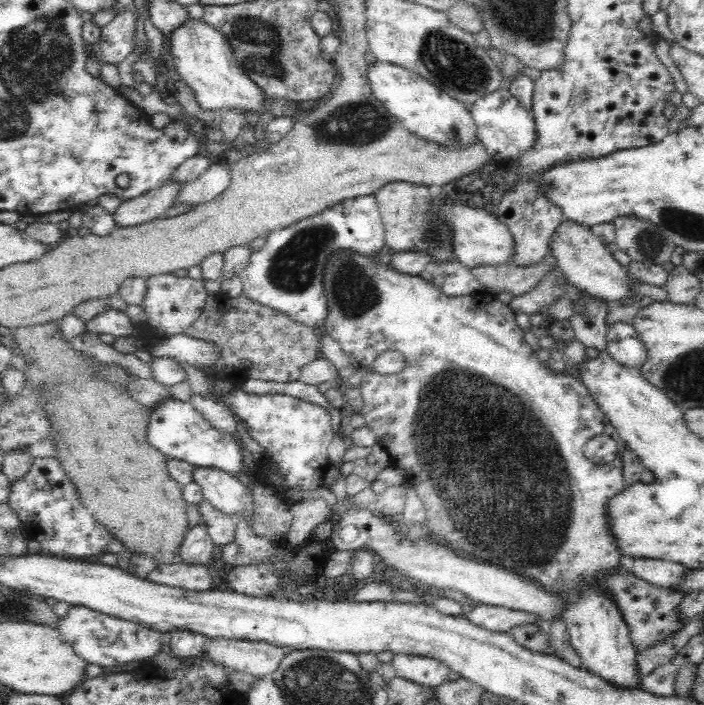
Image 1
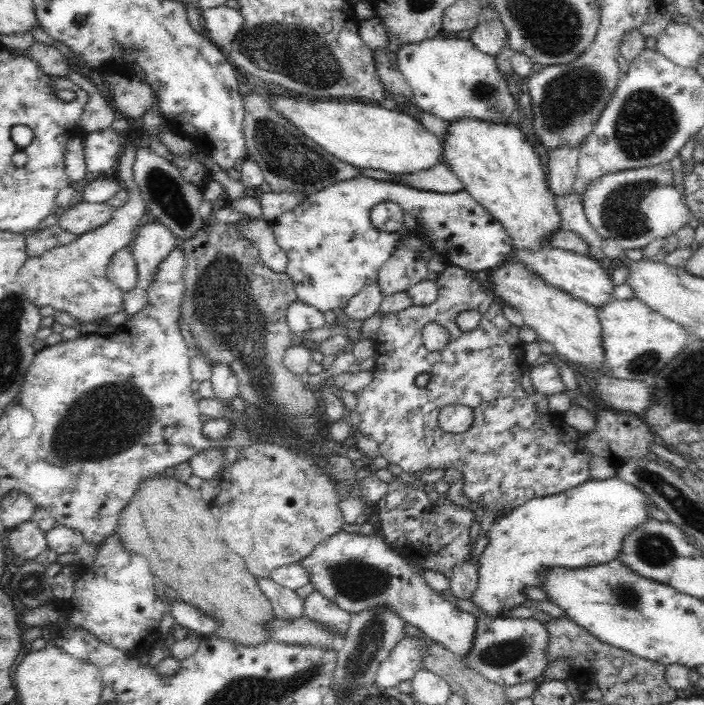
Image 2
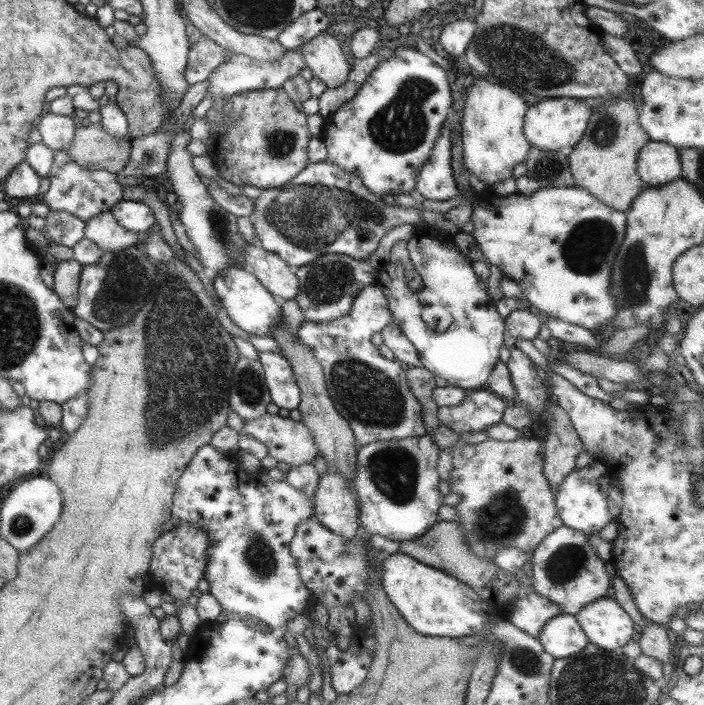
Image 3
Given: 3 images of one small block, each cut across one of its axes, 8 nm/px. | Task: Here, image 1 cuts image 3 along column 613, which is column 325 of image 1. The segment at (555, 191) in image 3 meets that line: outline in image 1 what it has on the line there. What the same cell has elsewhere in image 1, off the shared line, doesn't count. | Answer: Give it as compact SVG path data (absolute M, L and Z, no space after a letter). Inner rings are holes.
M375 195L343 200L316 216L272 232L262 248L250 255L246 268L240 273L242 295L251 302L282 312L300 324L320 330L327 313L326 297L322 292L325 258L334 249L374 255L383 244L385 231Z

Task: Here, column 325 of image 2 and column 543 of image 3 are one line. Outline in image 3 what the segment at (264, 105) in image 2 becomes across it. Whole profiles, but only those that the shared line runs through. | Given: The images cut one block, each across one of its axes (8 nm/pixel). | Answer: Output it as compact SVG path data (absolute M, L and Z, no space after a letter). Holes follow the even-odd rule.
M530 148L526 167L524 174L535 180L538 188L574 185L573 176L568 168L568 158L563 153Z

